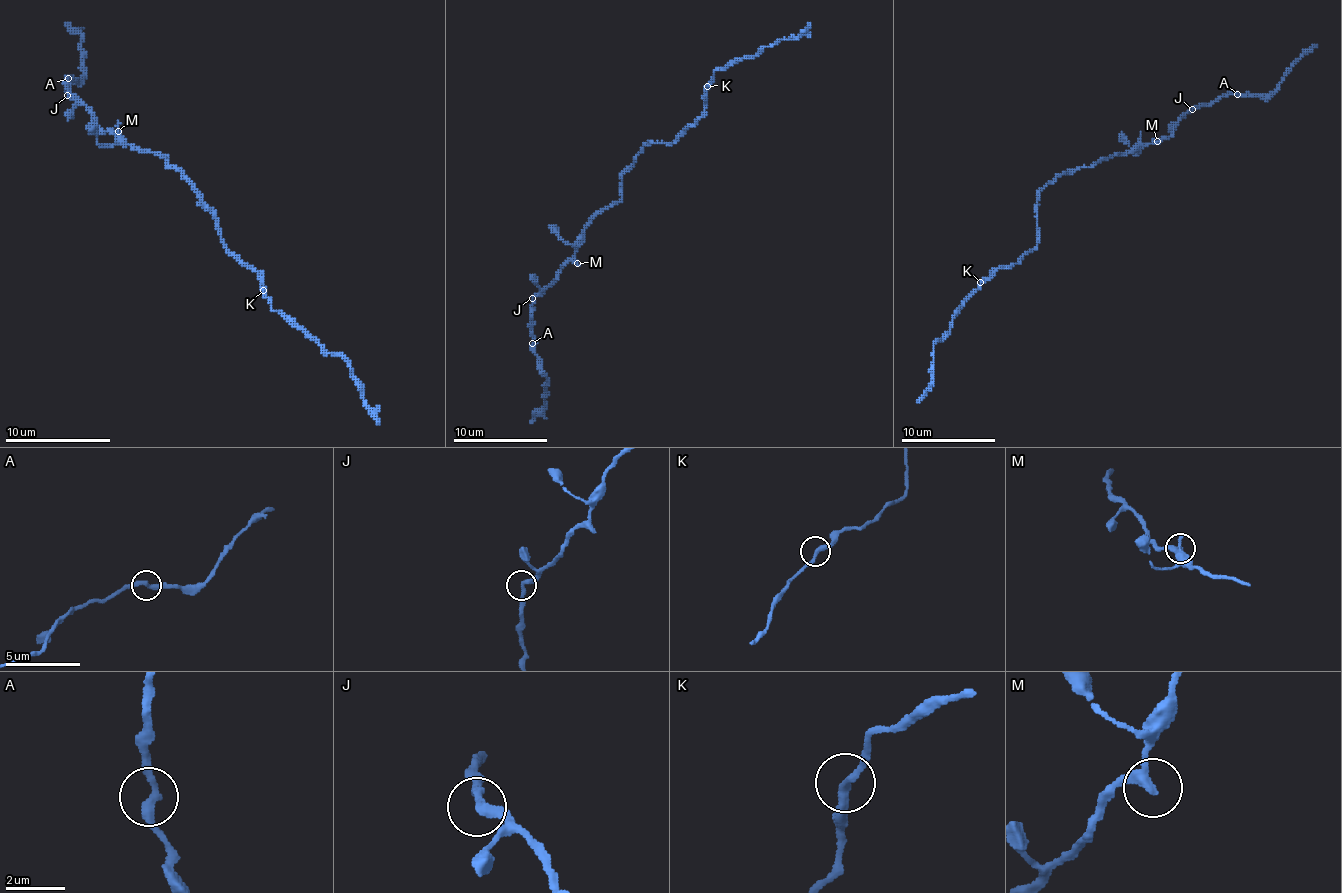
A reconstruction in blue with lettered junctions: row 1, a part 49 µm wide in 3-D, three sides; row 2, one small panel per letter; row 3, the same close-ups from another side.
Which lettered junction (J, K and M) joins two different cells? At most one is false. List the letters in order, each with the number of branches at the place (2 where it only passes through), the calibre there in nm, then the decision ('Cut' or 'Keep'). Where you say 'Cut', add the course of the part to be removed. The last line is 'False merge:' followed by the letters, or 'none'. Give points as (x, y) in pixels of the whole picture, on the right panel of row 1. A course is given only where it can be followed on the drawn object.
J: Branches: 2. Thickness 280 nm. Cut. Course of the part to remove: (1192, 108), (1211, 106), (1230, 94), (1272, 92), (1317, 45)
K: Branches: 2. Thickness 280 nm. Keep
M: Branches: 2. Thickness 320 nm. Keep
False merge: J

